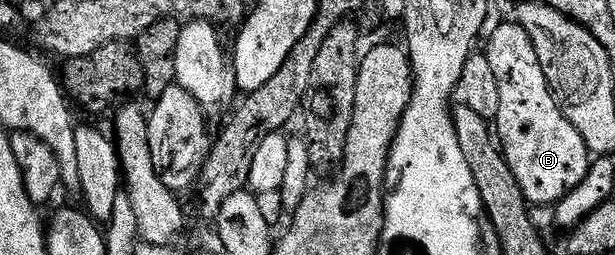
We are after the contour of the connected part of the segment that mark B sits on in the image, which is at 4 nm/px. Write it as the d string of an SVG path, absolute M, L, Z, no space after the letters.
M515 22L509 24L500 24L492 32L492 37L488 40L488 49L486 55L490 62L490 70L494 72L494 78L498 82L498 114L494 117L494 125L496 124L496 132L494 128L494 136L500 139L498 143L499 151L502 153L502 159L508 164L510 174L514 178L514 182L520 187L520 192L523 194L525 201L529 205L549 204L555 206L560 203L563 196L567 196L570 190L574 190L578 186L578 182L582 182L582 178L586 178L588 166L590 163L590 153L586 142L582 142L582 134L578 134L578 130L574 130L574 126L570 126L570 122L566 122L566 118L562 114L562 110L556 104L556 99L552 96L550 86L546 82L546 78L542 74L542 66L538 62L538 54L534 50L534 42L530 42L530 34L526 34L526 30L522 30L522 26Z

